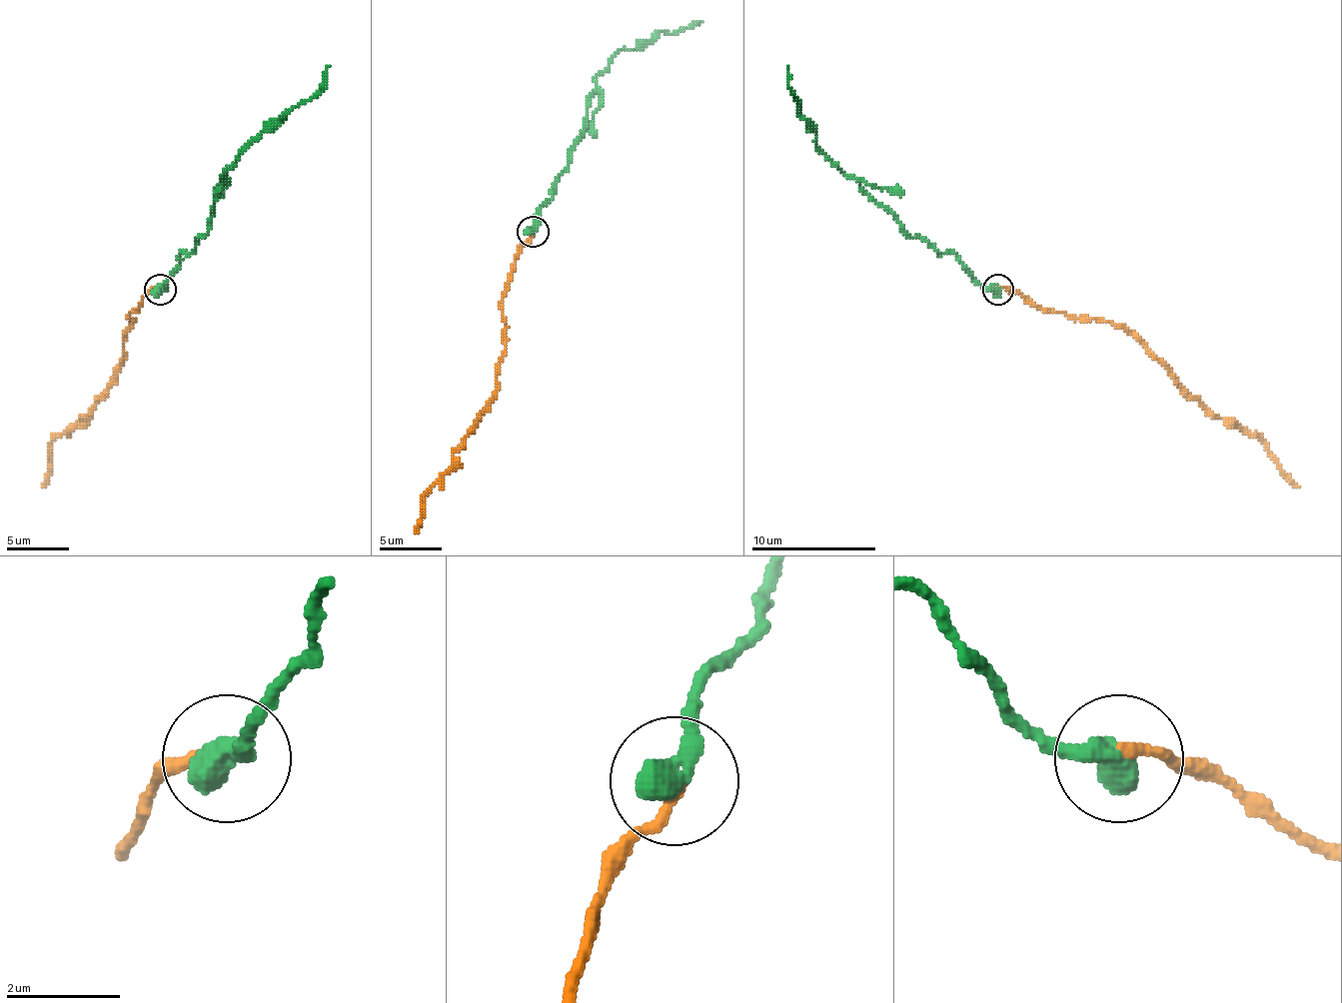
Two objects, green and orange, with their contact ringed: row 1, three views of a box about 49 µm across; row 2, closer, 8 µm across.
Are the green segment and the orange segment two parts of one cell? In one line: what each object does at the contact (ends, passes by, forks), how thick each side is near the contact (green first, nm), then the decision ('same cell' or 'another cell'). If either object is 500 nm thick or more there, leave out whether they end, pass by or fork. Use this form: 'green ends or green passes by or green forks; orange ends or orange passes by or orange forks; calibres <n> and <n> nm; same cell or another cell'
calibres 600 and 200 nm; same cell

